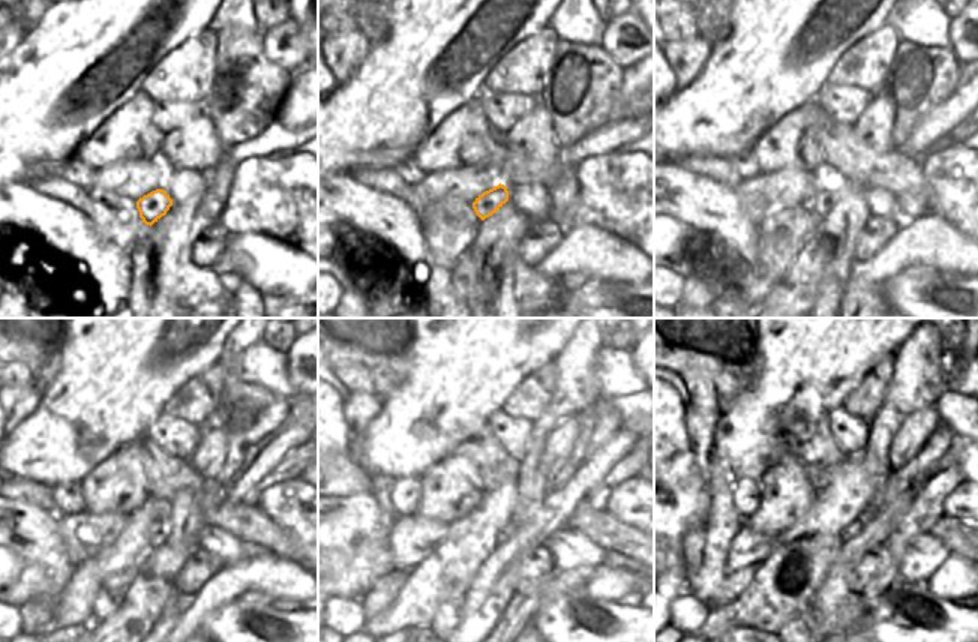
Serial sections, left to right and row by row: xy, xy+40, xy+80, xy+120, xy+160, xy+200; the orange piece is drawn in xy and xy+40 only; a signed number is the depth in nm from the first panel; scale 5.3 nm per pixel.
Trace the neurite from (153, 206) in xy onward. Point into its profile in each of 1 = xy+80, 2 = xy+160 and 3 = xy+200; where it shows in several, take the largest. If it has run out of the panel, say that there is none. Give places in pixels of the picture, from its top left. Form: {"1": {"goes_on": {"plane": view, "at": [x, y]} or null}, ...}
{"1": {"goes_on": {"plane": "xy+80", "at": [828, 194]}}, "2": {"goes_on": {"plane": "xy+160", "at": [507, 531]}}, "3": {"goes_on": {"plane": "xy+200", "at": [851, 530]}}}

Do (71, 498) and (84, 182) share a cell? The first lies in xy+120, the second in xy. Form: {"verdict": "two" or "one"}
{"verdict": "one"}

